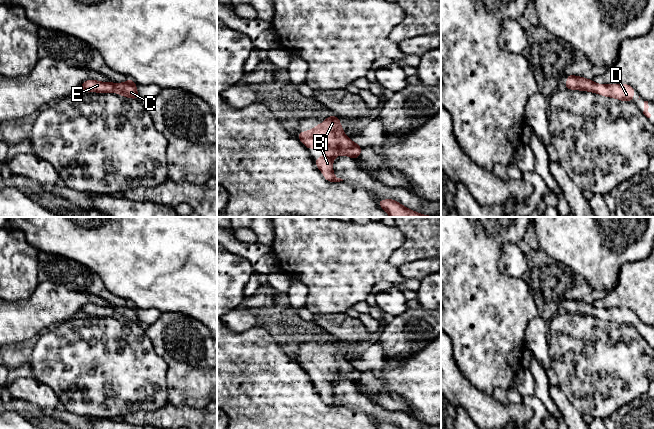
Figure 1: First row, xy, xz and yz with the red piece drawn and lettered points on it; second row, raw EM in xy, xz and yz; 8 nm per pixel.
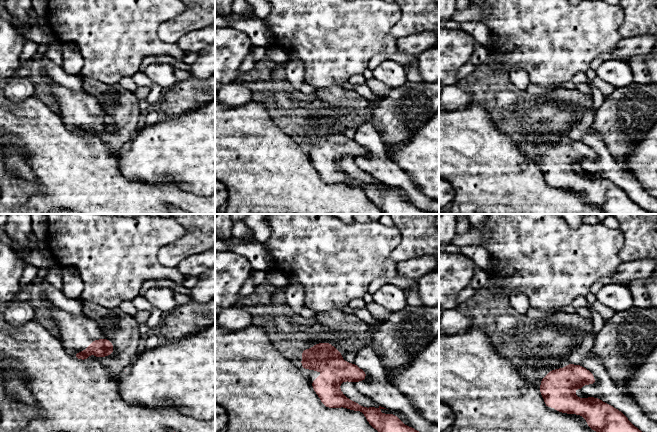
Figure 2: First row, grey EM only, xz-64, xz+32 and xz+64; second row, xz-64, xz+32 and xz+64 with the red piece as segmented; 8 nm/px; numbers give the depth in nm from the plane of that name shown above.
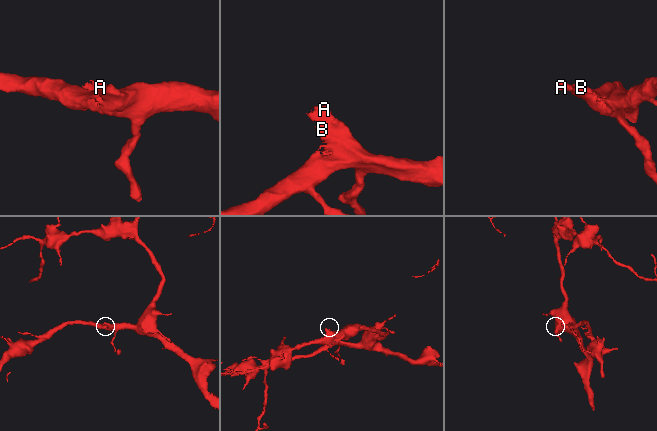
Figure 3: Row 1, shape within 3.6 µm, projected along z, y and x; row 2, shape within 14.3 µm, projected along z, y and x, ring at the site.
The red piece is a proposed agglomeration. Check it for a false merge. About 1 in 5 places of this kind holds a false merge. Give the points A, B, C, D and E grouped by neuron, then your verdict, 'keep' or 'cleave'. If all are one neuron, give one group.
groups A B C D E; keep

